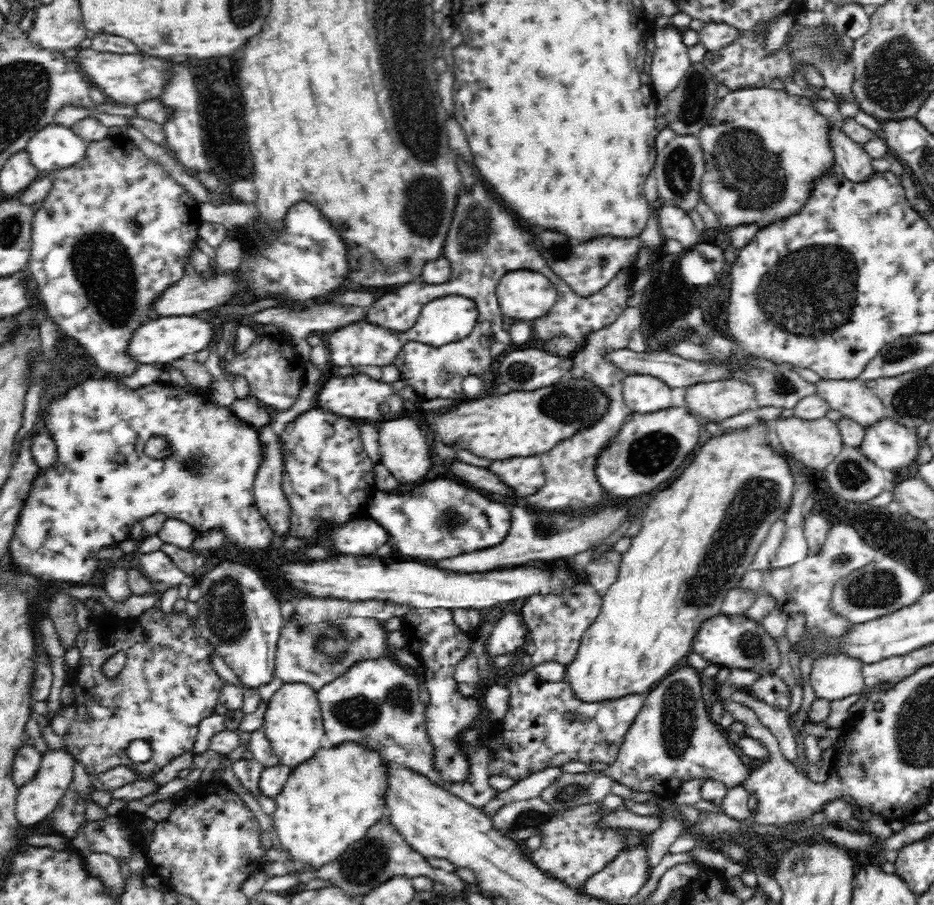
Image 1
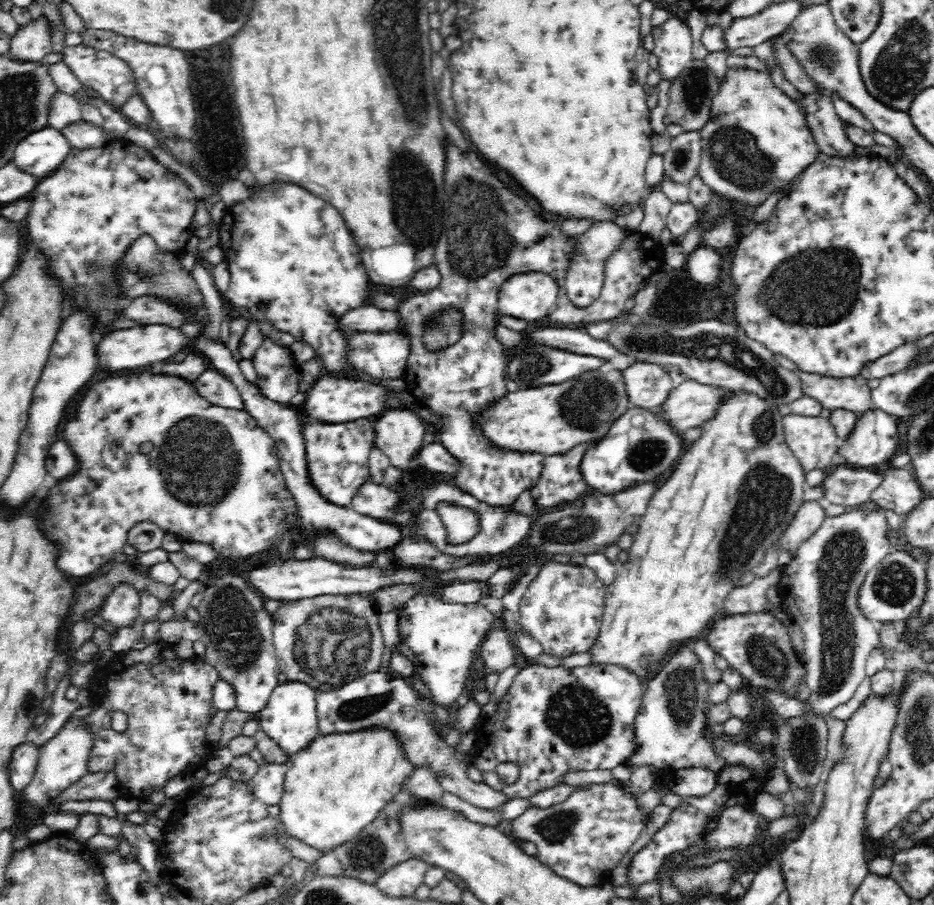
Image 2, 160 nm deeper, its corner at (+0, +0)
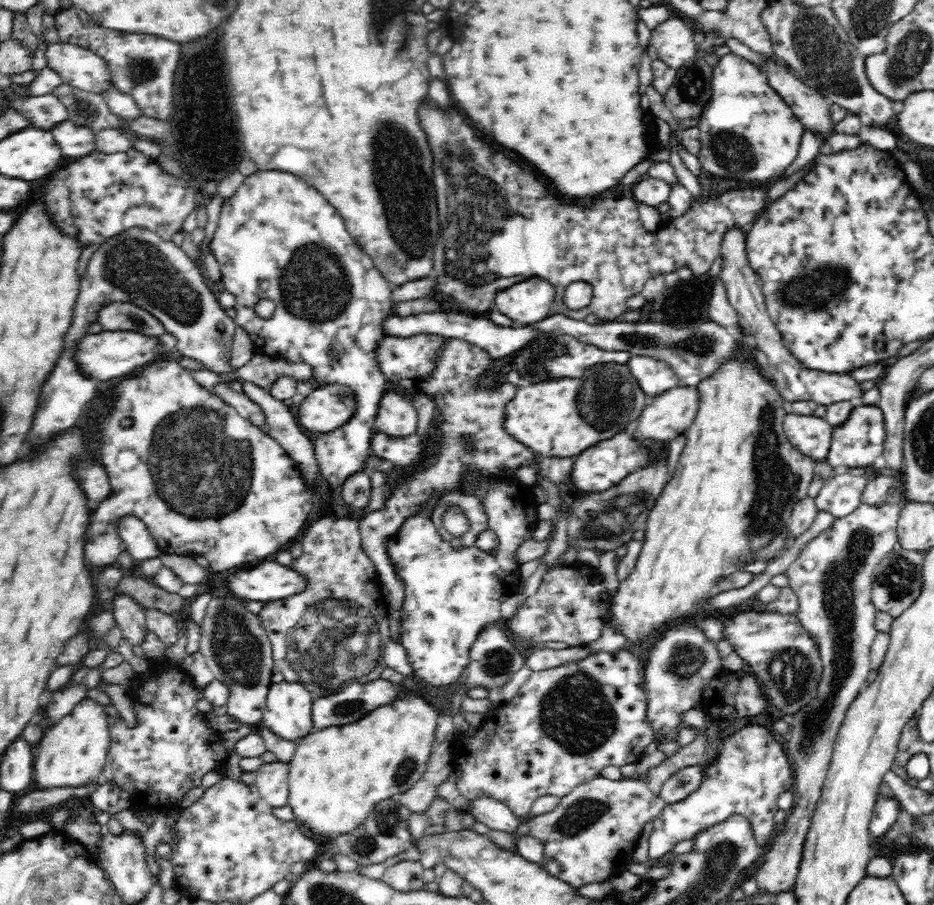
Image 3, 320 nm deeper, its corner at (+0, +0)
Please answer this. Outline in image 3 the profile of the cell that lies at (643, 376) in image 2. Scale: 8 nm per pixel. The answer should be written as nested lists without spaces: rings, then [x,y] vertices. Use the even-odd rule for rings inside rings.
[[[630,356],[626,365],[640,390],[648,398],[660,396],[680,384],[678,377],[666,362],[654,360],[649,356]]]

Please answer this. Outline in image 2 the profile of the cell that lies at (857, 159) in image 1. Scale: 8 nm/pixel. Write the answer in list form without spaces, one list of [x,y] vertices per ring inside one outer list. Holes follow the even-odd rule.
[[[806,94],[798,100],[806,113],[812,135],[820,152],[850,160],[858,156],[856,145],[844,130],[831,98],[825,94]]]

